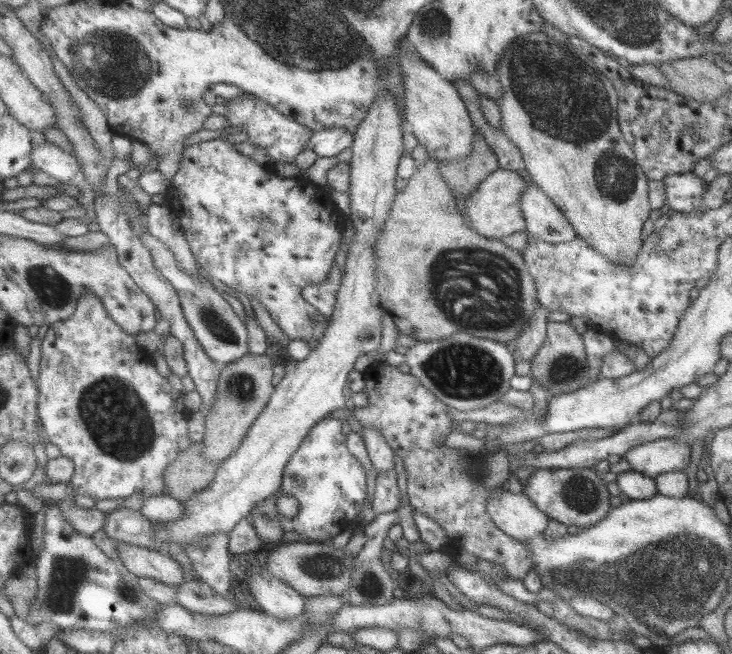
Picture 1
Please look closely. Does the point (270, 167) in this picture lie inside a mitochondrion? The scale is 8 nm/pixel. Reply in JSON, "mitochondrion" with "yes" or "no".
{"mitochondrion":"no"}

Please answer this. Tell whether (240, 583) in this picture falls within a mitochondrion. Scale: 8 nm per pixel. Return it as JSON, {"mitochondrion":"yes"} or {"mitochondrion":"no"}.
{"mitochondrion":"no"}

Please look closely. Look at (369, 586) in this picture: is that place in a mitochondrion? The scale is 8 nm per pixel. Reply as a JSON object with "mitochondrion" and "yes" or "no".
{"mitochondrion":"yes"}

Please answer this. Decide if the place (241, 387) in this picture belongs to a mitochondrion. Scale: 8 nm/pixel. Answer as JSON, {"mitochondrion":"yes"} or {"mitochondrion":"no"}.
{"mitochondrion":"yes"}

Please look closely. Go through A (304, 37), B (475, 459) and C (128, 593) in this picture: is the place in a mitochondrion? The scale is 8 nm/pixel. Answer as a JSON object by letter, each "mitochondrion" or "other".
{"A":"mitochondrion","B":"other","C":"mitochondrion"}

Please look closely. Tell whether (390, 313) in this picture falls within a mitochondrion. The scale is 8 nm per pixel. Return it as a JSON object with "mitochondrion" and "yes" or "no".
{"mitochondrion":"no"}

